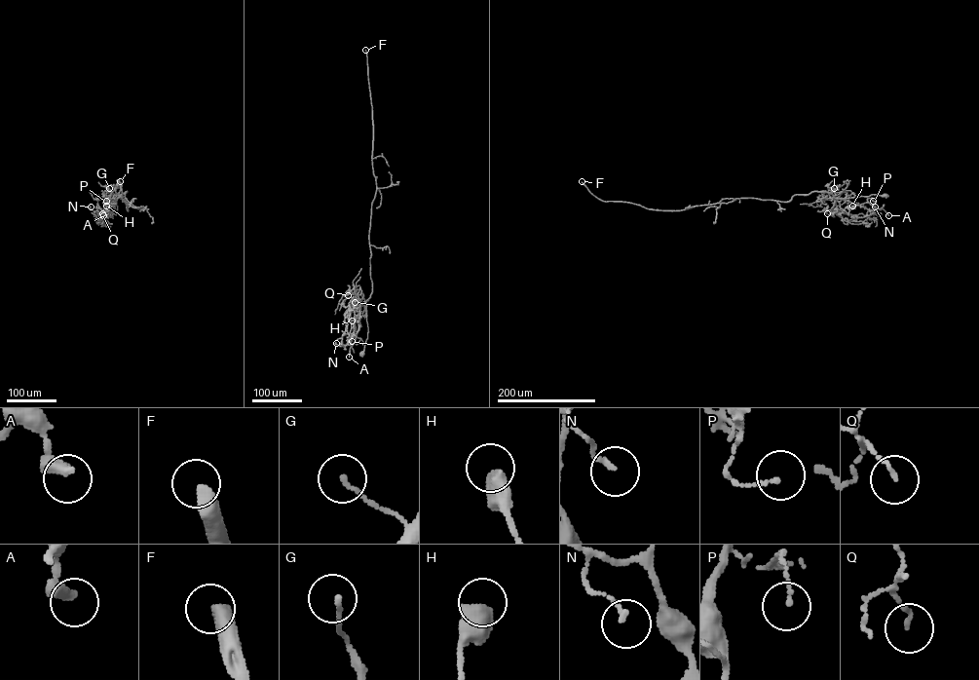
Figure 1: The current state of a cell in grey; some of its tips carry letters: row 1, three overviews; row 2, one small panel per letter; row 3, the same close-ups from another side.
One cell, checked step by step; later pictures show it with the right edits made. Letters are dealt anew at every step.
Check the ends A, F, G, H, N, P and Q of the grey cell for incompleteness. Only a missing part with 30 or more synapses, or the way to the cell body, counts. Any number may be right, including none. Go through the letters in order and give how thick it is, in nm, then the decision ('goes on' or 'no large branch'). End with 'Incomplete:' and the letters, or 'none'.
A: calibre 440 nm; no large branch
F: calibre 440 nm; goes on
G: calibre 140 nm; no large branch
H: calibre 550 nm; no large branch
N: calibre 130 nm; no large branch
P: calibre 110 nm; no large branch
Q: calibre 120 nm; no large branch
Incomplete: F

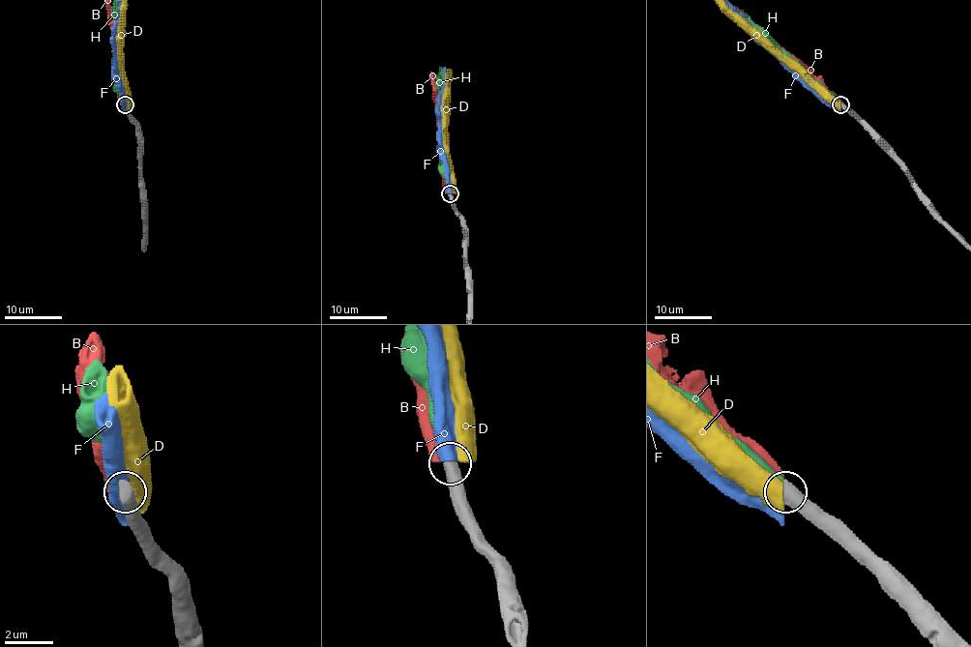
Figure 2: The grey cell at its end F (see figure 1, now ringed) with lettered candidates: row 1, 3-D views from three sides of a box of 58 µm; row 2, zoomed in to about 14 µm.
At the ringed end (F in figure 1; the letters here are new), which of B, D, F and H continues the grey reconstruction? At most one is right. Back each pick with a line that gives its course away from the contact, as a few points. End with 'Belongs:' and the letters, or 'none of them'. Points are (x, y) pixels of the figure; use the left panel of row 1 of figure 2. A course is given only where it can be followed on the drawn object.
Belongs: H

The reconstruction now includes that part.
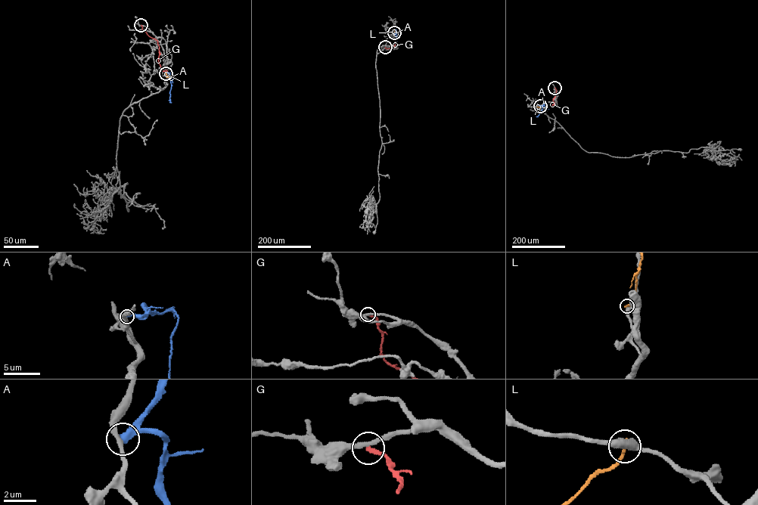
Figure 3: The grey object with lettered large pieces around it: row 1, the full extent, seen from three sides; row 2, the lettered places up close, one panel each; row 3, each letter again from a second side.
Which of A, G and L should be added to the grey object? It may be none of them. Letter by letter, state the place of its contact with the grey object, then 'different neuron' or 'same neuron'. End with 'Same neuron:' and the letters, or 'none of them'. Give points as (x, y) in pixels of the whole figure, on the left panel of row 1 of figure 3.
A: (166, 73) | different neuron
G: (141, 25) | different neuron
L: (166, 73) | different neuron
Same neuron: none of them

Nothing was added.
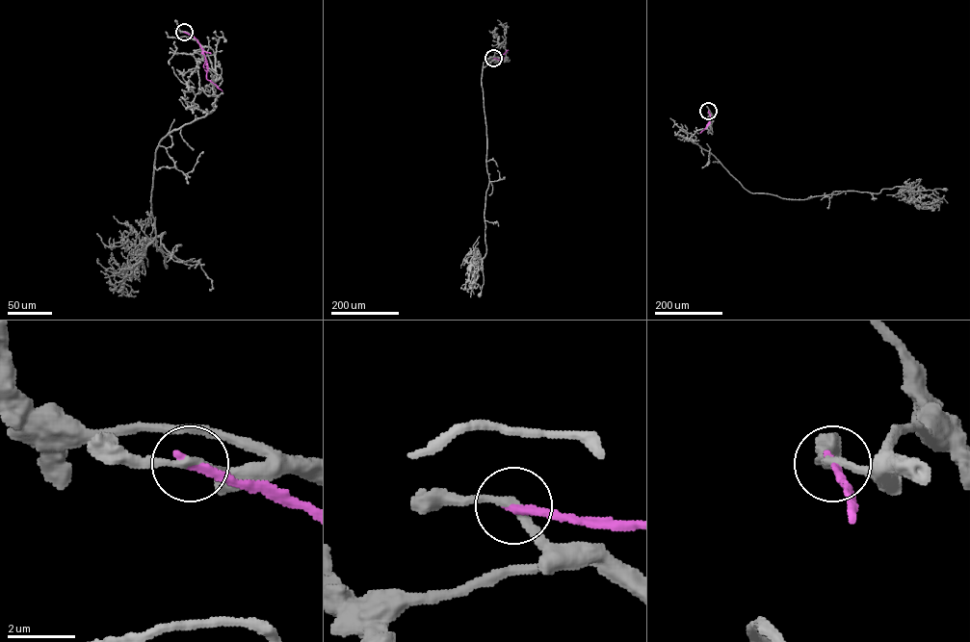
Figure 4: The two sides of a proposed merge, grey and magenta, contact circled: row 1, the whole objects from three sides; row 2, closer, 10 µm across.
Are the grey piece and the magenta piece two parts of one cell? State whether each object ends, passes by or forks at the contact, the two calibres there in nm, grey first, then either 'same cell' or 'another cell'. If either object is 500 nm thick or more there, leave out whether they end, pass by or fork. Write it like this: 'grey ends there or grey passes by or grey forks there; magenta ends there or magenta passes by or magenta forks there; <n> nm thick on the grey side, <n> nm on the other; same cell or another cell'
grey passes by; magenta ends there; 240 nm thick on the grey side, 280 nm on the other; another cell

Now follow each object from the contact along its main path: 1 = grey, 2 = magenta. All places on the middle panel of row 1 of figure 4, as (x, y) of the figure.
1: (493, 58), (506, 58), (505, 39), (486, 56), (482, 77), (489, 184), (479, 294)
2: (493, 58), (502, 59), (508, 50)

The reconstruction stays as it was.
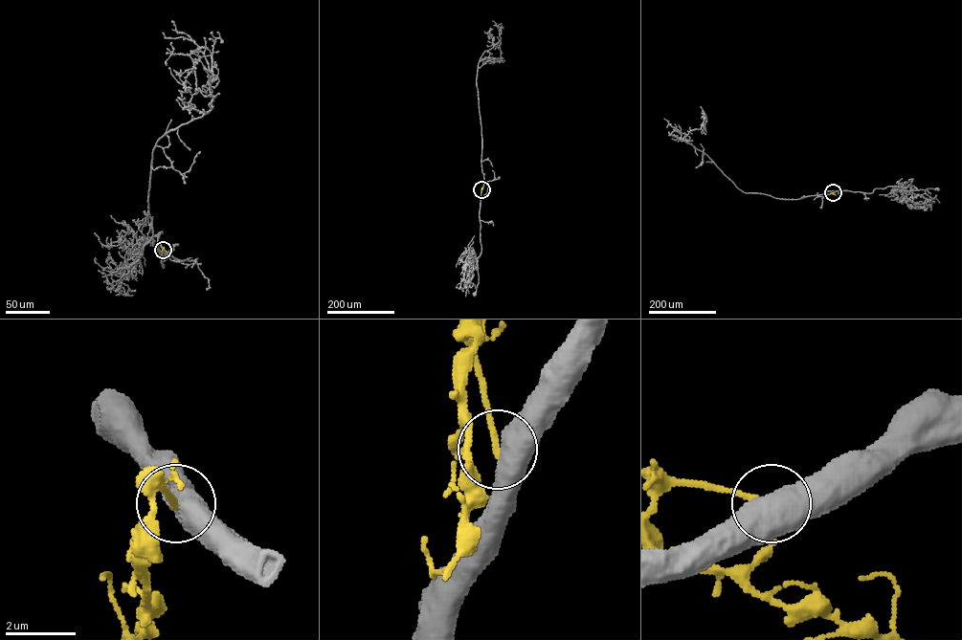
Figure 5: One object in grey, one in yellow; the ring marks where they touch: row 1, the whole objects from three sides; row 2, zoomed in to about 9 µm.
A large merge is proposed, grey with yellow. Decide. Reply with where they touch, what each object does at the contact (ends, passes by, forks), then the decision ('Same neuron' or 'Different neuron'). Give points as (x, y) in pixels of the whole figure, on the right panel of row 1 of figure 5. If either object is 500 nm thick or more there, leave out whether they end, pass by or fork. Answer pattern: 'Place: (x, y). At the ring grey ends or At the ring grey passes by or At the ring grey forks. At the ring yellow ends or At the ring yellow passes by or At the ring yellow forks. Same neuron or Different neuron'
Place: (833, 192). Different neuron

